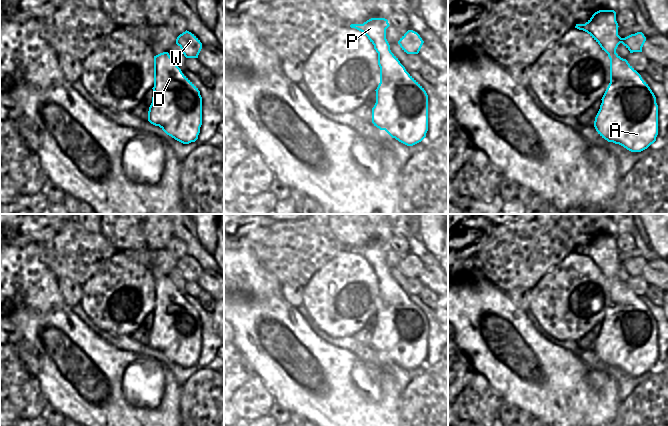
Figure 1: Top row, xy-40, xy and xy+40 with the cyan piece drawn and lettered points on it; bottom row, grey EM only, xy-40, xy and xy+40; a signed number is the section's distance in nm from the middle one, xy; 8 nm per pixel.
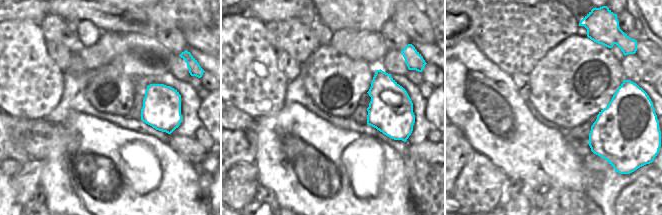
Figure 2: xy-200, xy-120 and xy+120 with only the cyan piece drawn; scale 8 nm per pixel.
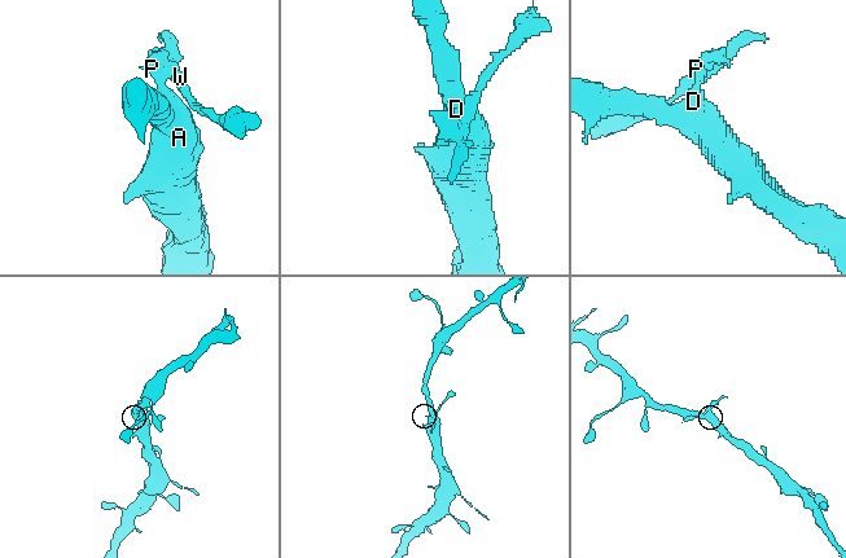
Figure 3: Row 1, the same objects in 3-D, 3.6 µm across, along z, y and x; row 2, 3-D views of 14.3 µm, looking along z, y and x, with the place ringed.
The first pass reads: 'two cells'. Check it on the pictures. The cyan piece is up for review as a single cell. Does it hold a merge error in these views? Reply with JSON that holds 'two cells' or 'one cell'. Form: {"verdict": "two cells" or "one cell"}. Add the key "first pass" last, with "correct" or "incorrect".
{"verdict": "two cells", "first pass": "correct"}

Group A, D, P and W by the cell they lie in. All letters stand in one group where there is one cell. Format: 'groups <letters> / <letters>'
groups A D / P W

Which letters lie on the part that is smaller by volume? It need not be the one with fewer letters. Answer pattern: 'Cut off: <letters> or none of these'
Cut off: P, W

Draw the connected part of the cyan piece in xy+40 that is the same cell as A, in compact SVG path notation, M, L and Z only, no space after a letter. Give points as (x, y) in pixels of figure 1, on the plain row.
M616 276L608 277L610 307L602 321L594 351L598 358L631 376L641 376L656 365L658 359L658 329L656 321L641 299Z

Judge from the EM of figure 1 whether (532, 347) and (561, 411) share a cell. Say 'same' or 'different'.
same

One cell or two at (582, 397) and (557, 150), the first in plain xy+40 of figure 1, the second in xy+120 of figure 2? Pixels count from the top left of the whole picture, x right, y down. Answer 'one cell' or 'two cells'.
one cell

